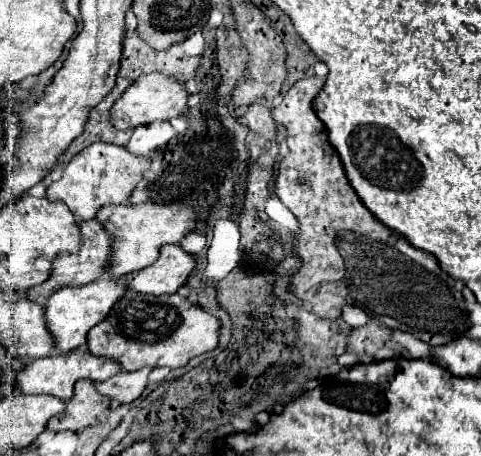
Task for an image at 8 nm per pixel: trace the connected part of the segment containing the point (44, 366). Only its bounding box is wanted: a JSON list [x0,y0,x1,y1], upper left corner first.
[16,351,119,401]

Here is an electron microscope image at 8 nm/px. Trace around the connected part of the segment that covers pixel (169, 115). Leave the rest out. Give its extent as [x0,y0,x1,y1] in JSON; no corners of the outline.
[109,73,189,129]

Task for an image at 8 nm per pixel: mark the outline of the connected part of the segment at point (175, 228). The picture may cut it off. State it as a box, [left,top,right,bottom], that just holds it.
[97,203,197,279]

